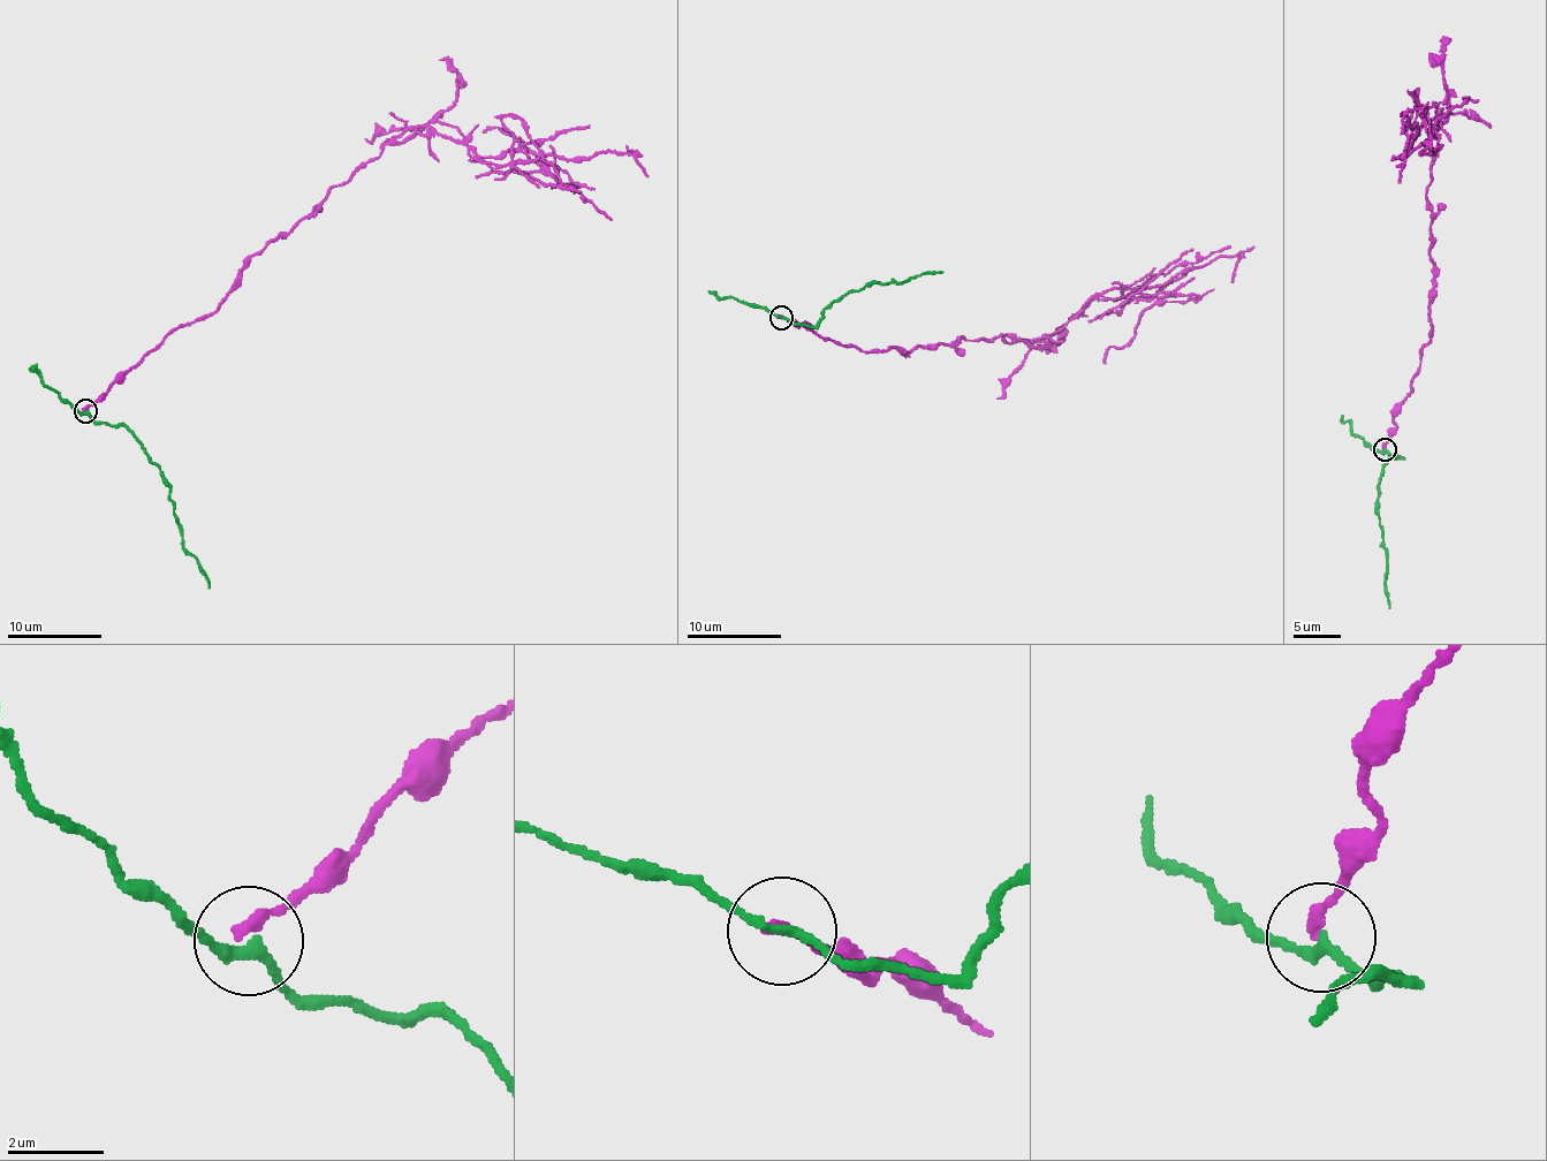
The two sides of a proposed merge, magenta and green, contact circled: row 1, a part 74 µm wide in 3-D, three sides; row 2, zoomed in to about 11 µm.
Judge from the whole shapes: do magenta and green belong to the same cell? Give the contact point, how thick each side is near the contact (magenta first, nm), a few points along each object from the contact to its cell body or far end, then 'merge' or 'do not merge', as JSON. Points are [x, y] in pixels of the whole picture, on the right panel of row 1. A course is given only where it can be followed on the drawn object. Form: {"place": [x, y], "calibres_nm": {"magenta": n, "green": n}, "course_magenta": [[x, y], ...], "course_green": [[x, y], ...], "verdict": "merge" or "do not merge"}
{"place": [1385, 449], "calibres_nm": {"magenta": 240, "green": 190}, "course_magenta": [[1385, 447], [1434, 329], [1425, 195], [1442, 114], [1409, 143], [1417, 123], [1402, 115], [1428, 101]], "course_green": [[1385, 449], [1402, 457], [1394, 456], [1384, 467], [1378, 498], [1385, 583], [1390, 607]], "verdict": "do not merge"}

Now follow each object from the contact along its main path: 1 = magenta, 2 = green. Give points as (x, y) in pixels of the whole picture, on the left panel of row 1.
1: (84, 409), (171, 333), (209, 316), (250, 258), (415, 130), (444, 135), (494, 166), (634, 153), (626, 145)
2: (84, 411), (92, 419), (121, 424), (134, 434), (159, 469), (169, 487), (182, 547), (197, 561), (210, 587)

